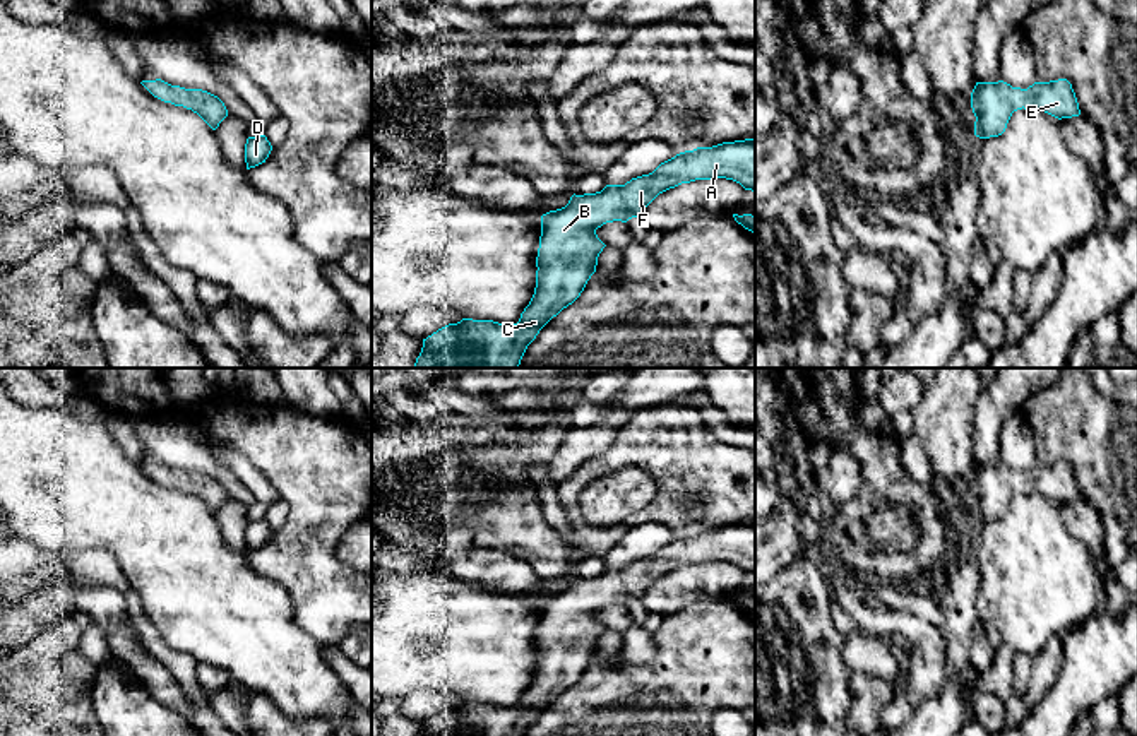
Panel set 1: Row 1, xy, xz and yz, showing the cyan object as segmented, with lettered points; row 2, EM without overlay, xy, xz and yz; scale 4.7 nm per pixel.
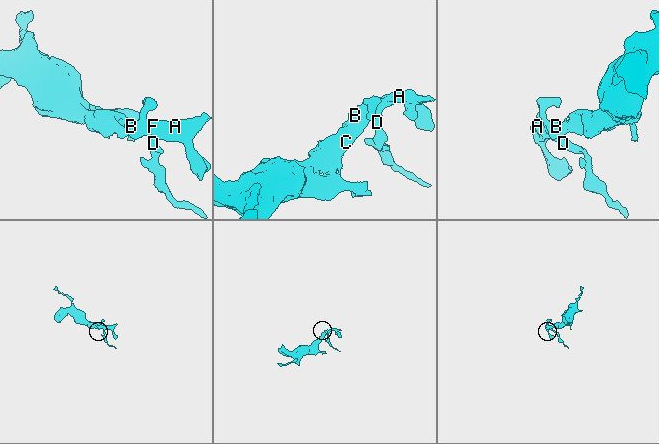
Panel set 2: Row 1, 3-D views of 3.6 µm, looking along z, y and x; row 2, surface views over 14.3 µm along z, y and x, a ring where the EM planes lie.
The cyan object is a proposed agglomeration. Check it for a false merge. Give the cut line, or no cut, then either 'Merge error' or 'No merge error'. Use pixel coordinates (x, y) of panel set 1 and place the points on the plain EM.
No split. No merge error

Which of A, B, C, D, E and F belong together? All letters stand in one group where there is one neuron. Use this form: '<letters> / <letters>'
A B C D E F

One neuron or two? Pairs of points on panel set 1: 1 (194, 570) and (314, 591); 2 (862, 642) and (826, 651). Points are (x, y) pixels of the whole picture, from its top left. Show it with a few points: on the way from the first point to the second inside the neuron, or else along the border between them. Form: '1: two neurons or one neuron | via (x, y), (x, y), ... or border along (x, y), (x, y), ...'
1: two neurons | border along (249, 563), (285, 587), (291, 601), (295, 623)
2: two neurons | border along (843, 637), (841, 658), (851, 673)

